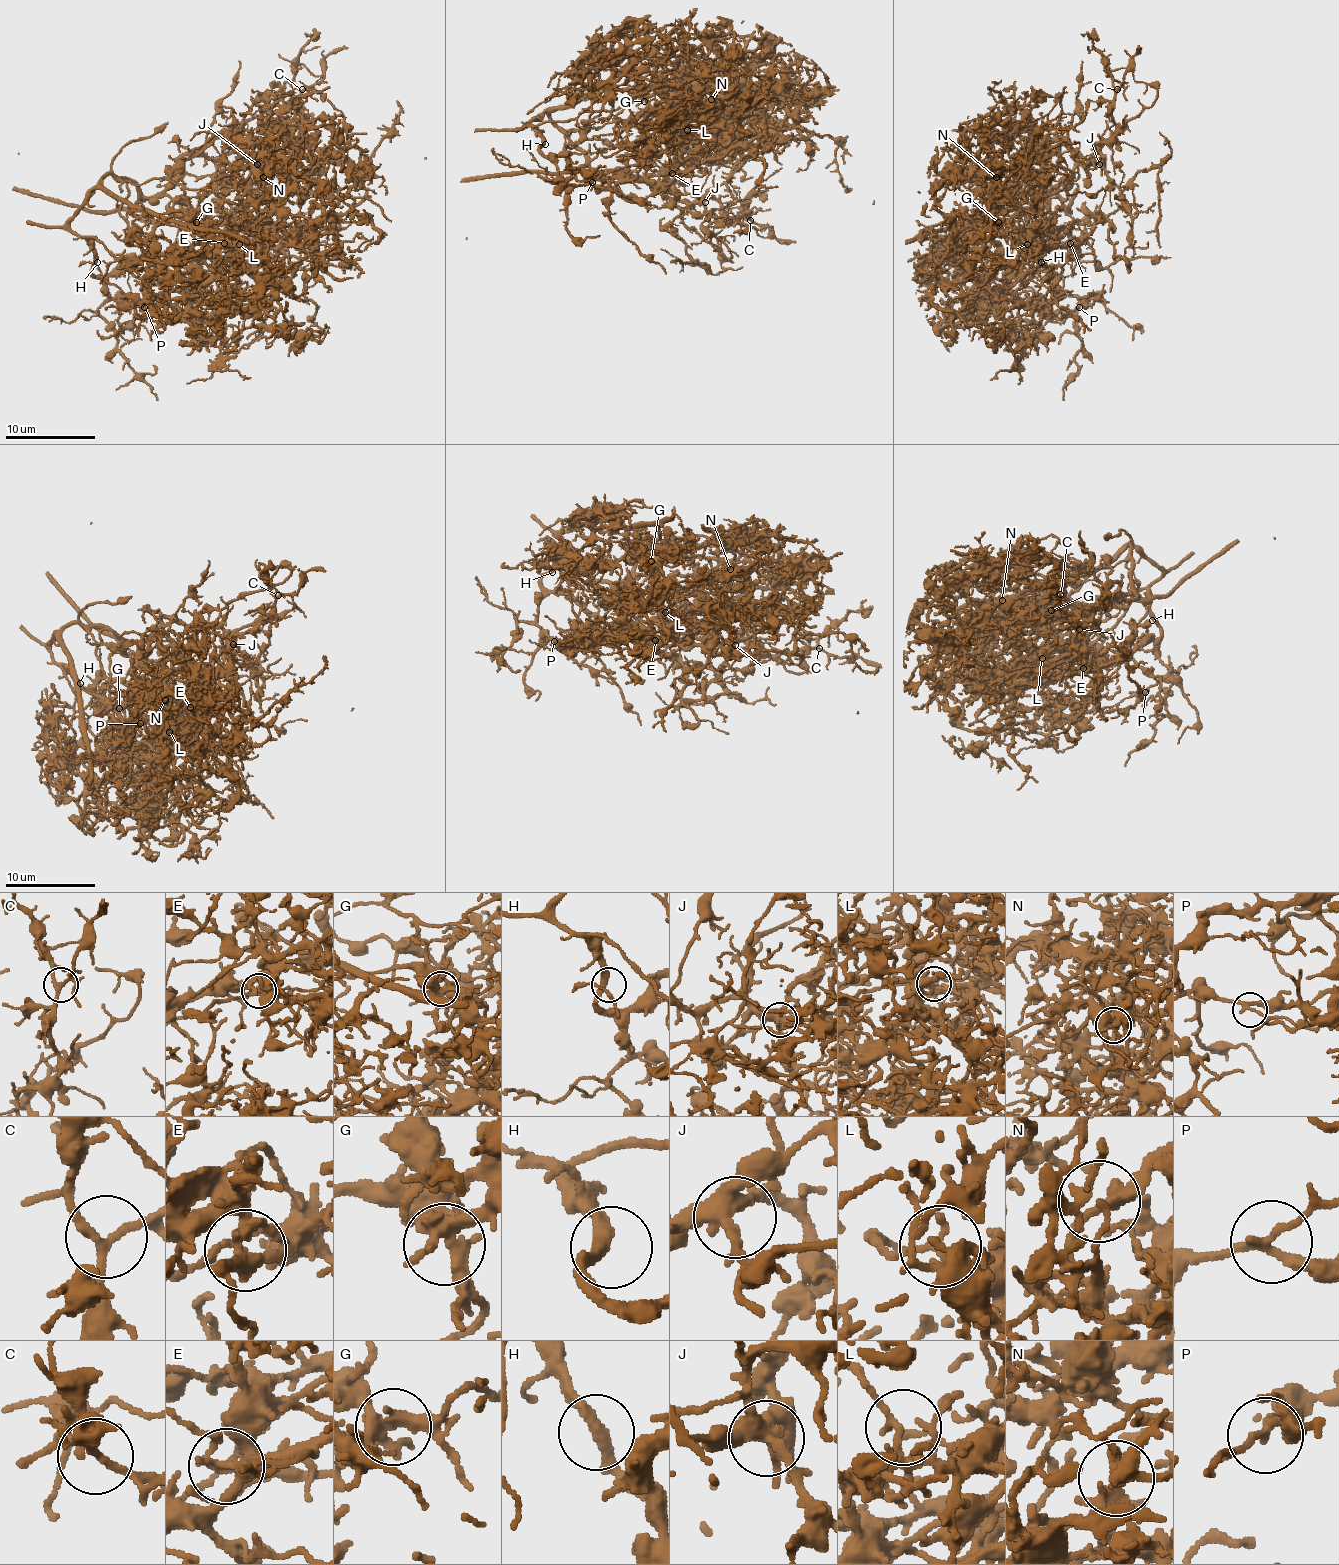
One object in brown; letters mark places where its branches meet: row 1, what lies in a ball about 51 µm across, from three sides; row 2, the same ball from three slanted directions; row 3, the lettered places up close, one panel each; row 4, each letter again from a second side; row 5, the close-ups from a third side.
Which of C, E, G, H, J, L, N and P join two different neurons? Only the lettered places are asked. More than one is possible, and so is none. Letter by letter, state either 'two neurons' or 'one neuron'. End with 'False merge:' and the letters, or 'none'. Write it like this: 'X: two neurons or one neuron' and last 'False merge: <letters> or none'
C: one neuron
E: two neurons
G: one neuron
H: one neuron
J: one neuron
L: one neuron
N: one neuron
P: one neuron
False merge: E

